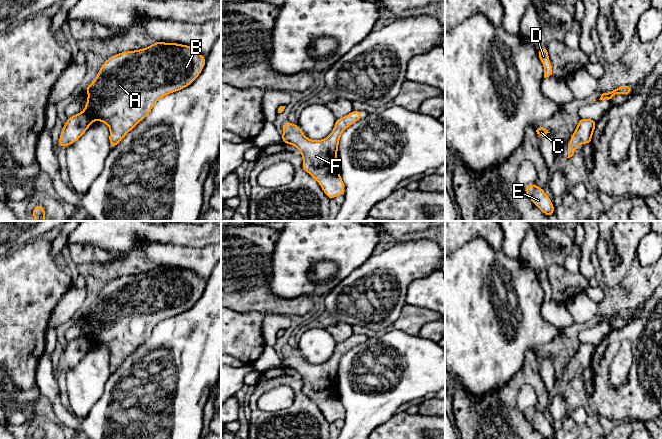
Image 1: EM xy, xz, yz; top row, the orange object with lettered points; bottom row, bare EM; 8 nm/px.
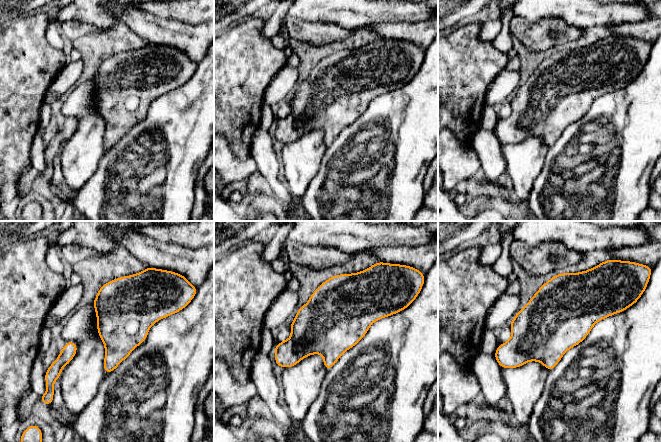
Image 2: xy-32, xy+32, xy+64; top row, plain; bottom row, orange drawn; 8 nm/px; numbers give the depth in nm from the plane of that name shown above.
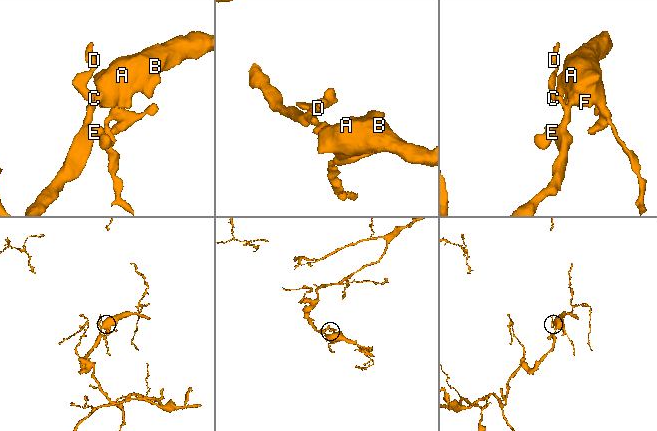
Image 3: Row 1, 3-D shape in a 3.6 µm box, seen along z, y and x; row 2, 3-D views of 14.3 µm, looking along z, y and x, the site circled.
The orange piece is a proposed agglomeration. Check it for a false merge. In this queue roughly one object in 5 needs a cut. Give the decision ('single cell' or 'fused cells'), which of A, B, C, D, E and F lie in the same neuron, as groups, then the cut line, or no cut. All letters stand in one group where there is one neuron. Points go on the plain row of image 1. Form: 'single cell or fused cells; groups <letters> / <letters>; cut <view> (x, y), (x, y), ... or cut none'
single cell; groups A B C D E F; cut none

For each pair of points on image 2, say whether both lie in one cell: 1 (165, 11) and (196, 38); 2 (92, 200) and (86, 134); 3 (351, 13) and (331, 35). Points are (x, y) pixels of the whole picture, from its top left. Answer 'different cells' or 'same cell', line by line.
1: different cells
2: different cells
3: different cells

